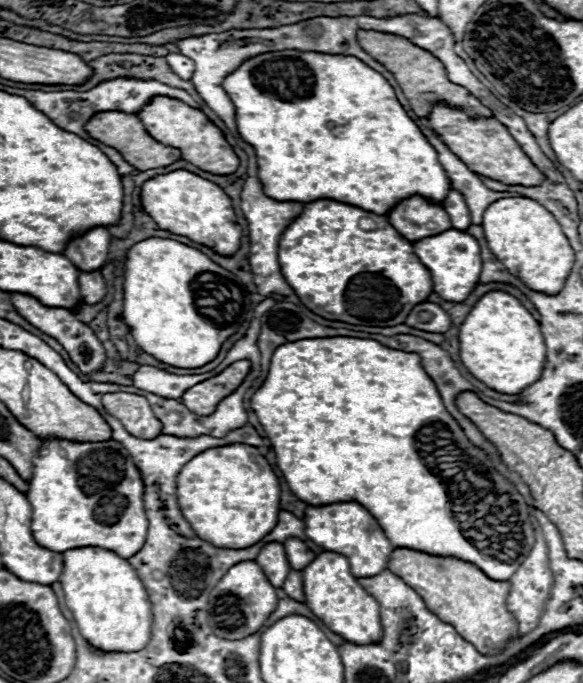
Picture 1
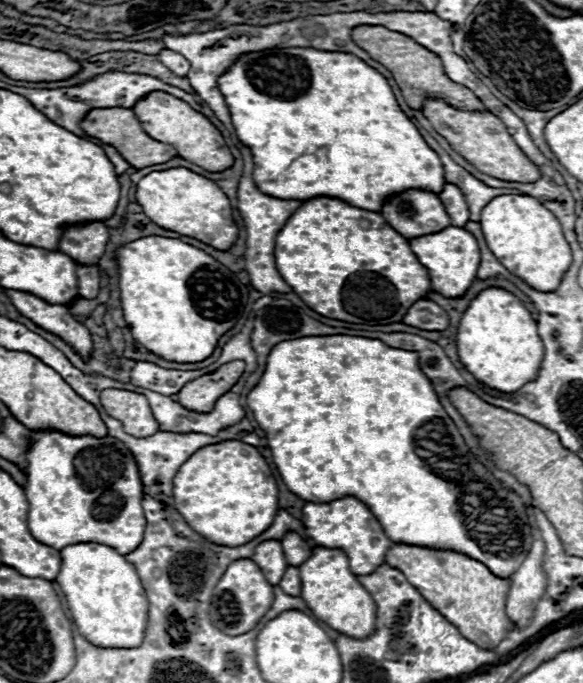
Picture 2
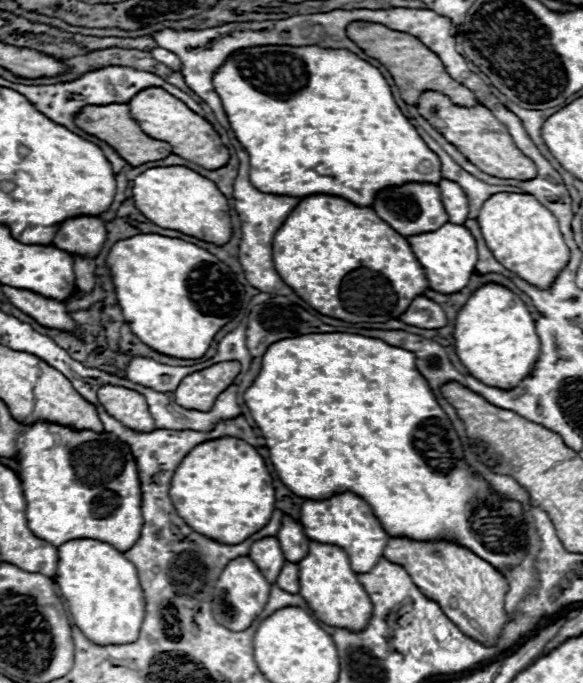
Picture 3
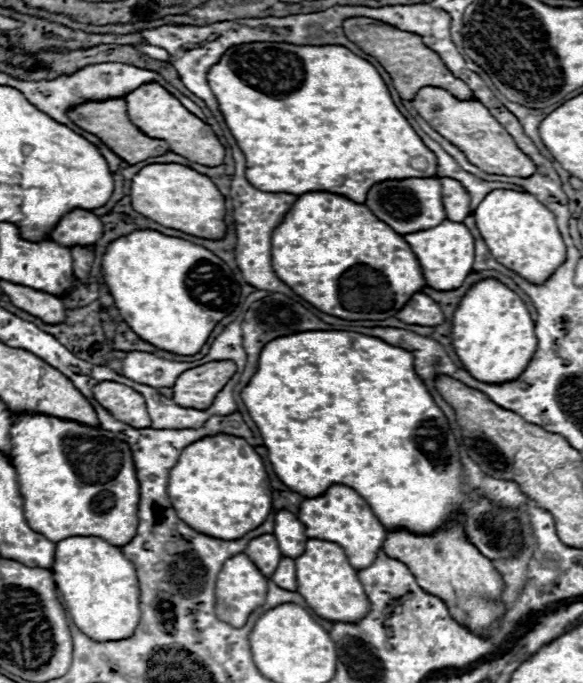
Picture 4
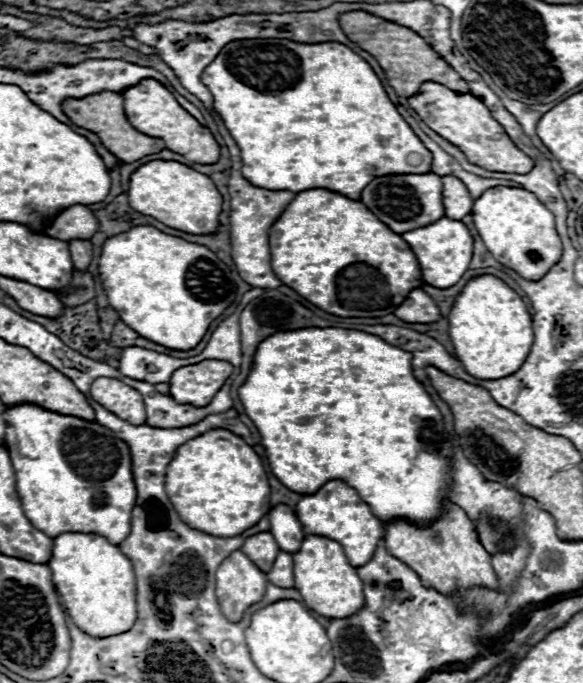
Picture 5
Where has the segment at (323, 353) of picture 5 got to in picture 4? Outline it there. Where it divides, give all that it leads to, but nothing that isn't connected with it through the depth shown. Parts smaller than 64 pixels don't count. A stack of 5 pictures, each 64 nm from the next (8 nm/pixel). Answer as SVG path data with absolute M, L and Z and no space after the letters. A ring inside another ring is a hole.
M344 330L300 332L300 334L286 336L286 338L276 338L274 342L268 342L262 348L258 370L250 378L248 386L242 390L242 400L244 400L252 420L256 422L256 426L258 426L262 438L264 438L264 446L268 448L268 460L270 460L276 476L292 492L314 498L314 496L324 494L332 484L344 484L344 486L356 490L370 504L372 512L376 514L376 518L382 522L382 526L388 532L404 528L404 530L410 530L414 534L432 534L438 528L446 526L450 520L454 520L456 514L460 514L460 516L464 516L464 534L466 534L468 542L472 542L486 558L490 558L490 560L514 558L522 550L522 542L524 542L522 540L522 528L520 528L520 522L518 522L518 510L500 508L494 502L490 502L488 498L480 496L478 492L464 494L464 490L462 490L462 462L460 462L460 450L458 450L456 436L452 434L444 412L436 406L434 398L430 396L426 384L414 372L412 364L414 364L414 354L410 354L408 350L402 350L398 346L390 346L384 340L374 338L374 336L364 336L364 334L358 334L358 332L344 332Z

